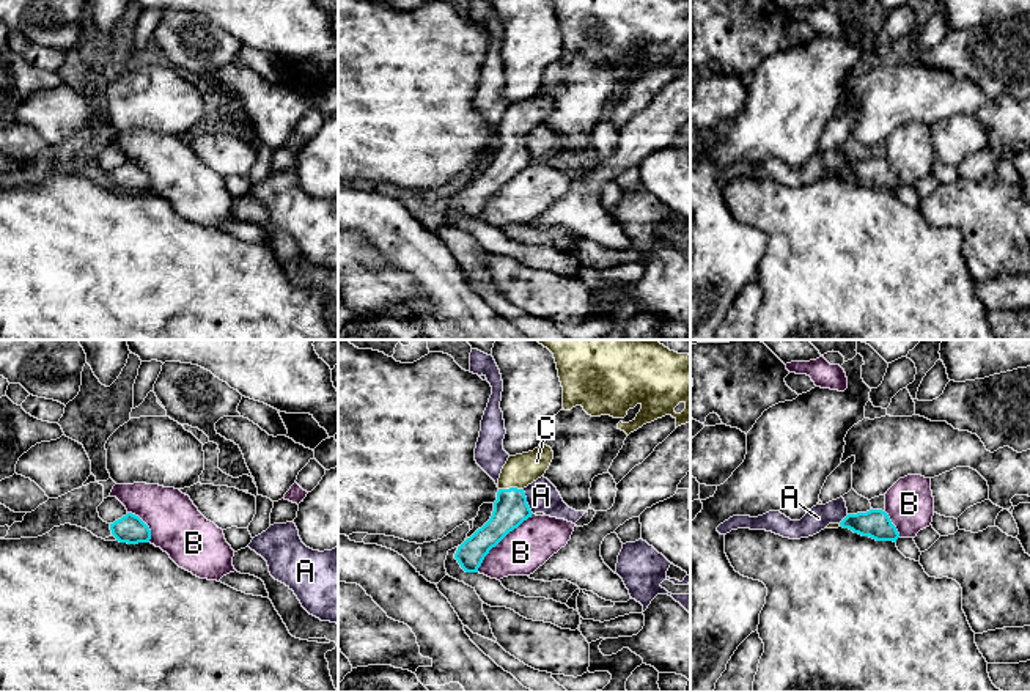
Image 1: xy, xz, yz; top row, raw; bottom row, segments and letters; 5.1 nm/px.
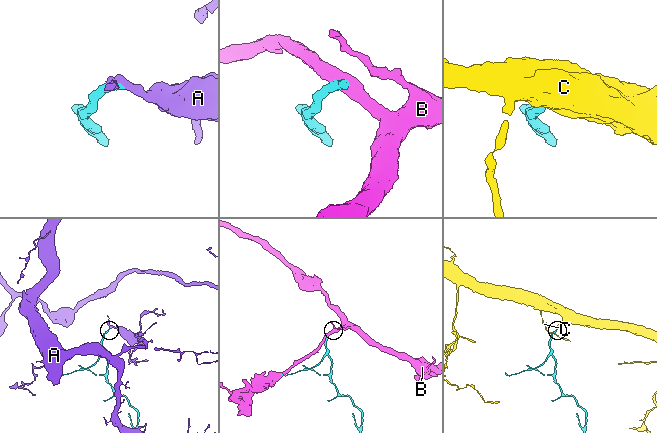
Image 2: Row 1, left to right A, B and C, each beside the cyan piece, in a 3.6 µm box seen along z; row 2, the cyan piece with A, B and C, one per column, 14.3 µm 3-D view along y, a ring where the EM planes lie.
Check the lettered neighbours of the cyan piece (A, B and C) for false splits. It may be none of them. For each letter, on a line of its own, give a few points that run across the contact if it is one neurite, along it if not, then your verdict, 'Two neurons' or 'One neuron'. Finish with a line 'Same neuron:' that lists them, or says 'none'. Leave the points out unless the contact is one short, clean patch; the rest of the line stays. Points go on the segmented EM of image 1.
A: Line: xz (522, 489), (527, 505), (533, 513). Two neurons
B: Line: xz (532, 513), (489, 551), (477, 571). Two neurons
C: Line: xz (510, 510), (510, 488), (519, 471). One neuron
Same neuron: C

